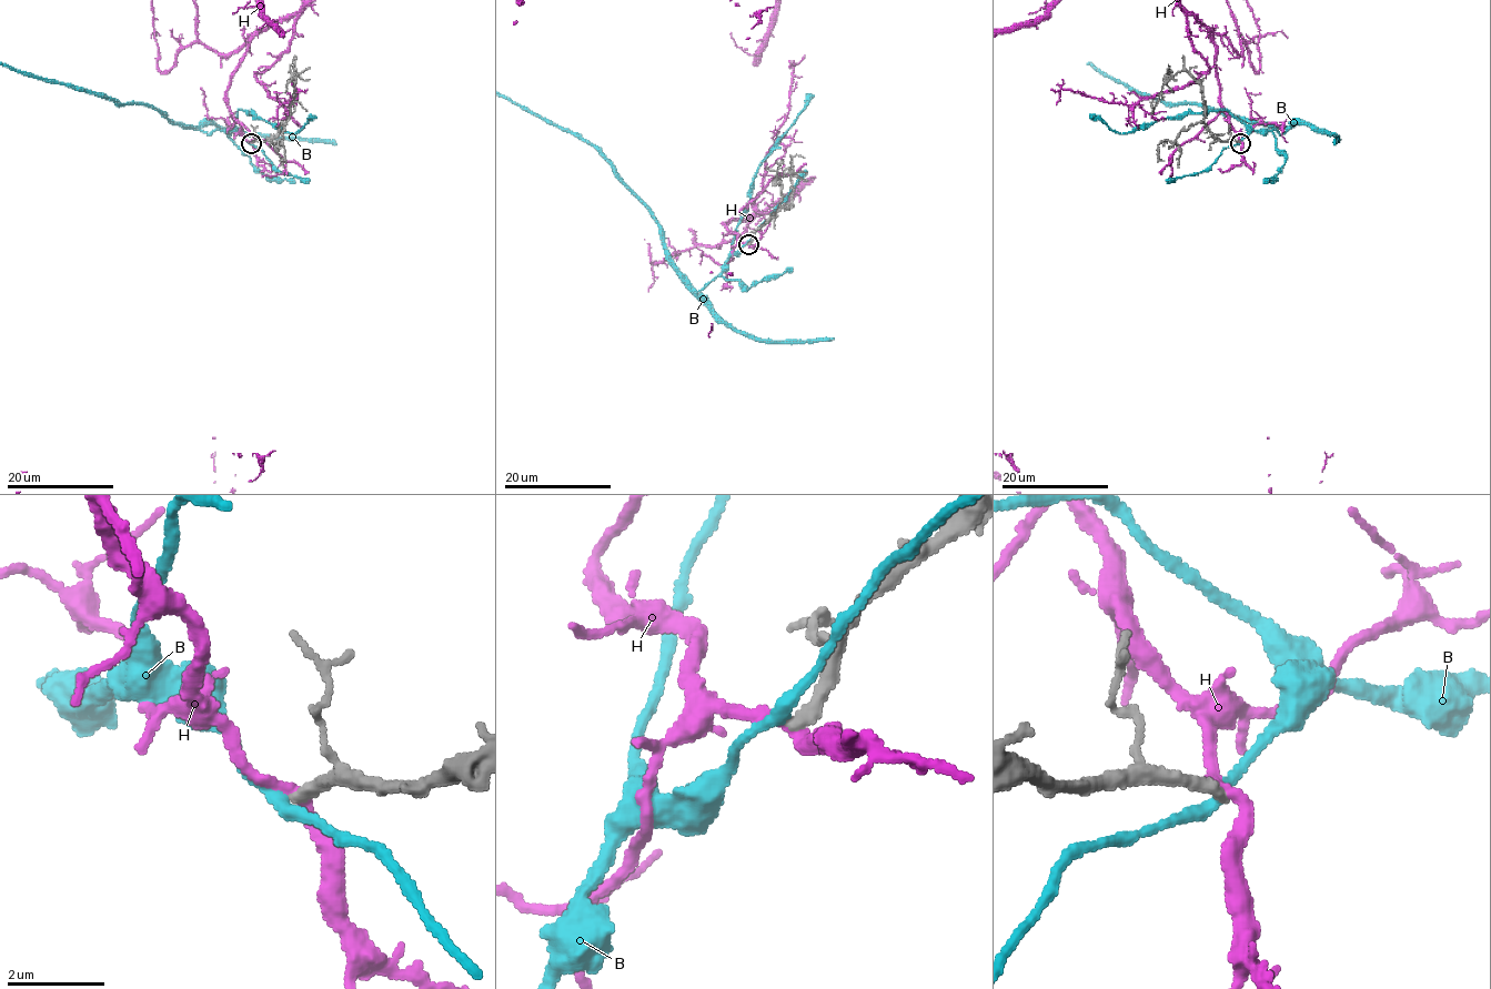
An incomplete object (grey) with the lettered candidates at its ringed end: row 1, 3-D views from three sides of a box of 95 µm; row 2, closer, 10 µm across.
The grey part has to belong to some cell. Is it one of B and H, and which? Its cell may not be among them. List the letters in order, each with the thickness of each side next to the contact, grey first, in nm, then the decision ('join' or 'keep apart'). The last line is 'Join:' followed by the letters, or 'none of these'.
B: calibres 280 and 240 nm; keep apart
H: calibres 300 and 260 nm; keep apart
Join: none of these

